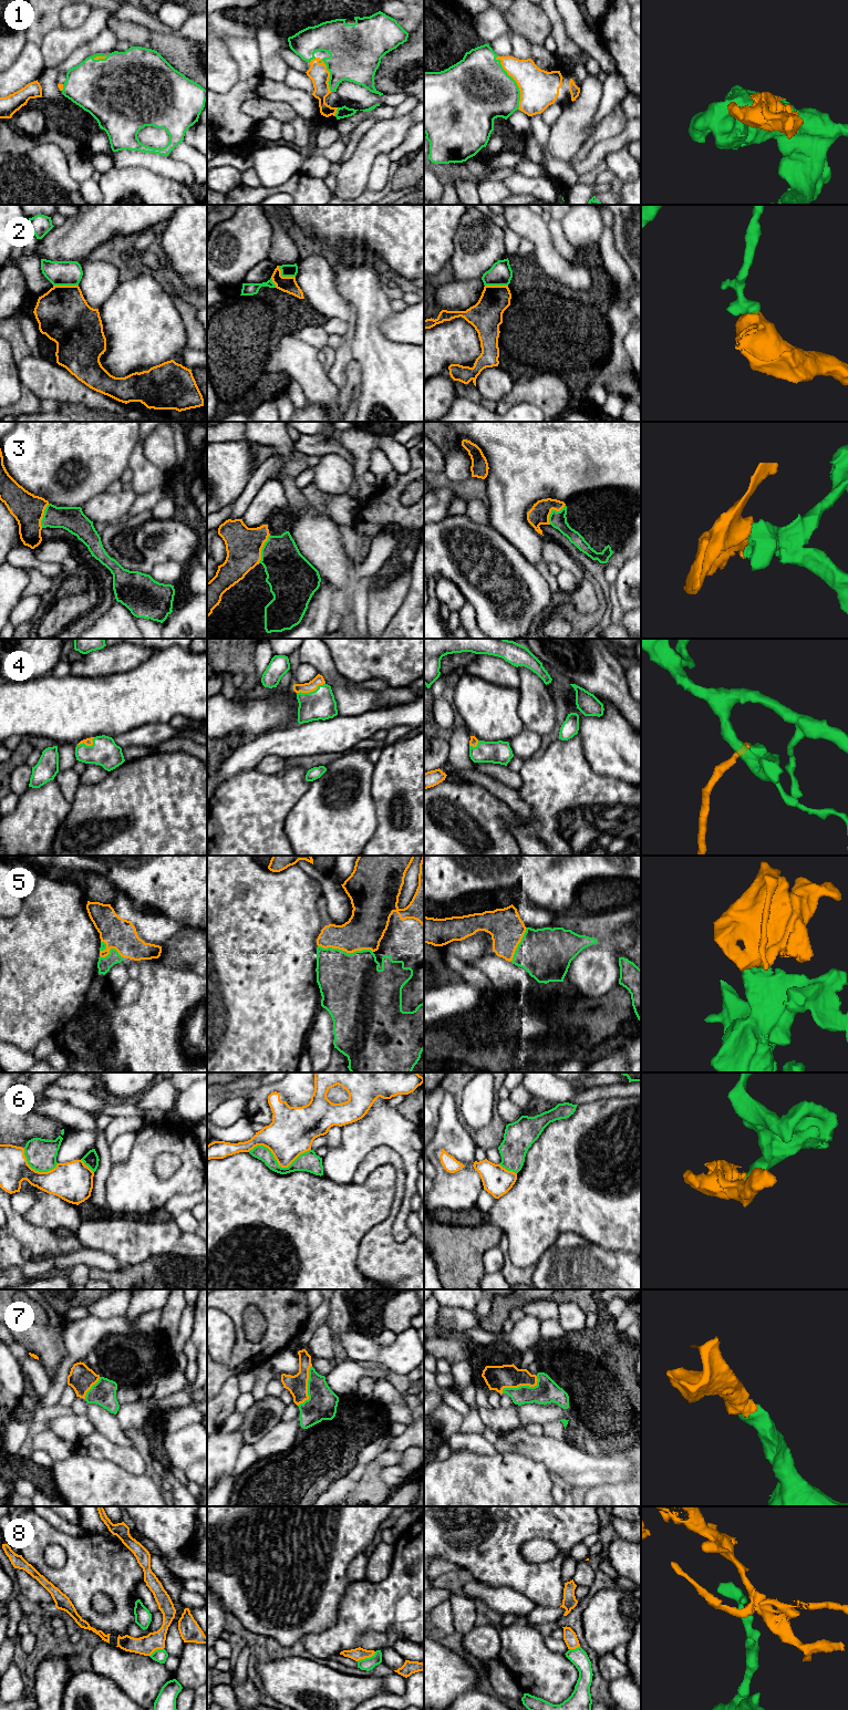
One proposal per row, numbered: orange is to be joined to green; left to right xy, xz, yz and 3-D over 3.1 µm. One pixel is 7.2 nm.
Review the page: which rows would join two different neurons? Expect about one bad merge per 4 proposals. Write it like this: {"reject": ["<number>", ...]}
{"reject": ["2", "6", "8"]}

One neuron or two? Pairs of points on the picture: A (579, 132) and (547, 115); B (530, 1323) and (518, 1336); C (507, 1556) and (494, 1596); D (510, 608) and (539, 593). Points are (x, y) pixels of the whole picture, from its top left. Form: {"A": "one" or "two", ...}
{"A": "two", "B": "one", "C": "two", "D": "one"}

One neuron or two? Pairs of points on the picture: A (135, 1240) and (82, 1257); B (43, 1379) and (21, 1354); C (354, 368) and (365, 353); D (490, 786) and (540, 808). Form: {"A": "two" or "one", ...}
{"A": "two", "B": "one", "C": "two", "D": "two"}

